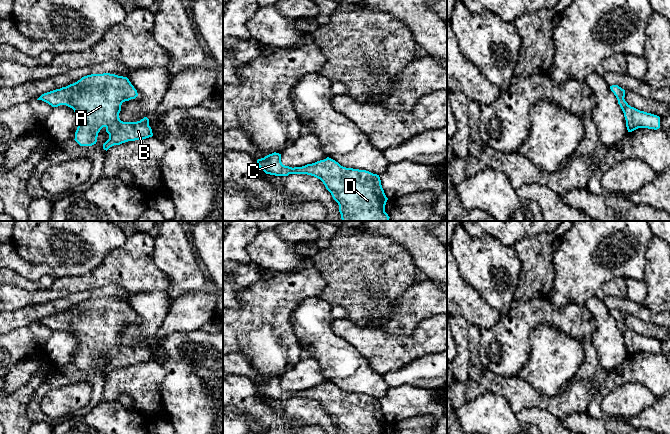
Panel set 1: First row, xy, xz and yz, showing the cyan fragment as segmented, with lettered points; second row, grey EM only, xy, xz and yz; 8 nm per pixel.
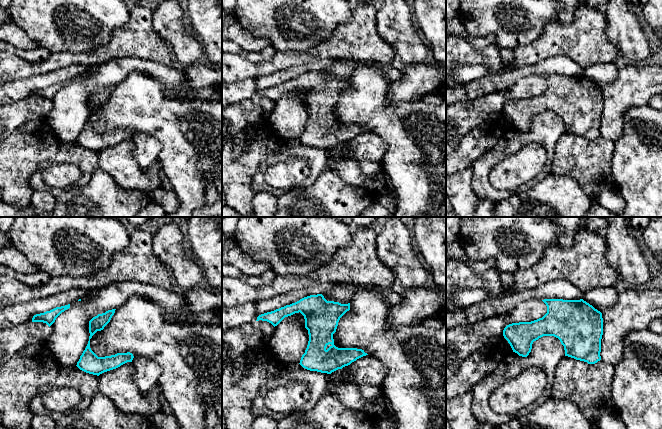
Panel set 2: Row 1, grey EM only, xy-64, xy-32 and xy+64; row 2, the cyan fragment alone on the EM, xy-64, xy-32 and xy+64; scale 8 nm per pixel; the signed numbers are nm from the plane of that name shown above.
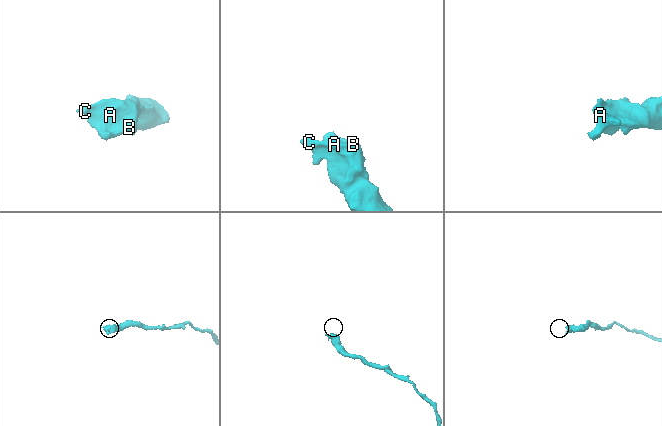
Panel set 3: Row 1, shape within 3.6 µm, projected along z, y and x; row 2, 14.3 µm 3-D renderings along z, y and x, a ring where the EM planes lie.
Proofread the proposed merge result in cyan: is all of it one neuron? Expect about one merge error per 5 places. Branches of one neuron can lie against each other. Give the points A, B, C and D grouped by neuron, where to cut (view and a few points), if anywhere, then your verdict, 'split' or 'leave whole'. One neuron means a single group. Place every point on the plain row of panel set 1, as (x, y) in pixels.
A B C D; no cut; leave whole

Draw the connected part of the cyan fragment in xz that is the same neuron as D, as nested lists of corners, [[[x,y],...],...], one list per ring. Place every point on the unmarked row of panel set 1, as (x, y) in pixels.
[[[276,376],[258,383],[257,388],[270,399],[307,398],[320,403],[338,427],[339,434],[385,434],[388,422],[380,401],[369,395],[343,391],[329,381],[292,392],[283,389],[281,378]]]

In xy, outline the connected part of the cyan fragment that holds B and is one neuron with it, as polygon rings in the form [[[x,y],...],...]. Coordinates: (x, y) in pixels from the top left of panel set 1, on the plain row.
[[[103,297],[84,300],[73,308],[42,318],[37,324],[42,324],[52,331],[66,329],[74,334],[79,345],[74,364],[80,370],[96,368],[98,357],[105,351],[109,363],[103,368],[103,373],[107,375],[114,369],[153,360],[147,341],[137,346],[123,346],[119,342],[122,327],[137,320],[137,314],[127,301]]]

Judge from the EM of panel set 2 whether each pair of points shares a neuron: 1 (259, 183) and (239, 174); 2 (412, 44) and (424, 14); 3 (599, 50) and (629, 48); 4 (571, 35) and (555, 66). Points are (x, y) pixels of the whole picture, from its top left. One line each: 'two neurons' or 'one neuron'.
1: two neurons
2: two neurons
3: two neurons
4: two neurons

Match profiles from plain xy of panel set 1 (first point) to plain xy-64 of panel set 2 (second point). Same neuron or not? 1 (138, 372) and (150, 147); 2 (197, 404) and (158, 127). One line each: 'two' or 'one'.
1: one
2: one

